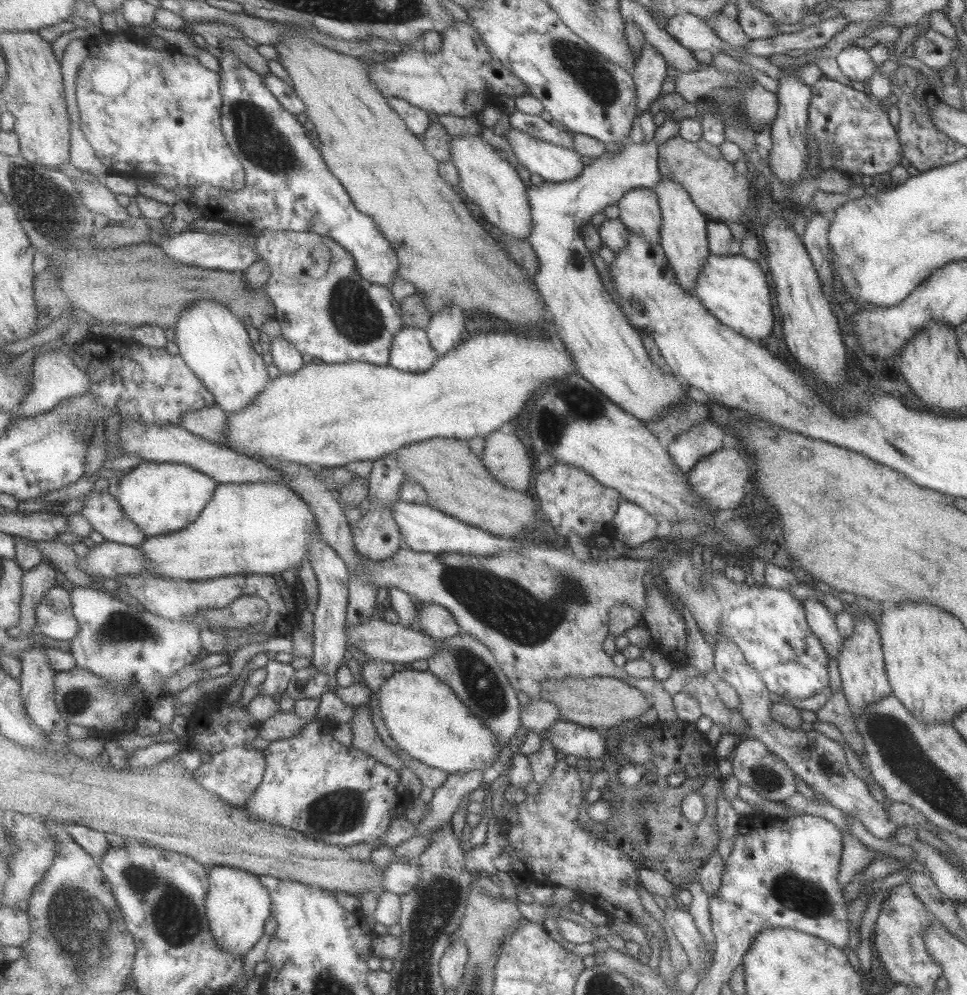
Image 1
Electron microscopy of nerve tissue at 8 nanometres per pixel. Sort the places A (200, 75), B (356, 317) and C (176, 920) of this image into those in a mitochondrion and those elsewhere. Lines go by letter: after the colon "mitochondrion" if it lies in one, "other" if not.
A: other
B: mitochondrion
C: mitochondrion

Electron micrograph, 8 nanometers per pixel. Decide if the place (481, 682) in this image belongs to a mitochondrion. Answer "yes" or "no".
yes

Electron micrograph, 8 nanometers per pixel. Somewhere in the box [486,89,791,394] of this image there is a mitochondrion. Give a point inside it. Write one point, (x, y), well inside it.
(723, 104)

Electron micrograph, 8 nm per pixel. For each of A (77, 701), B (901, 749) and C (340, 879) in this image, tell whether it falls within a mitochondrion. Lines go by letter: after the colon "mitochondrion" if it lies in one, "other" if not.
A: mitochondrion
B: mitochondrion
C: other

